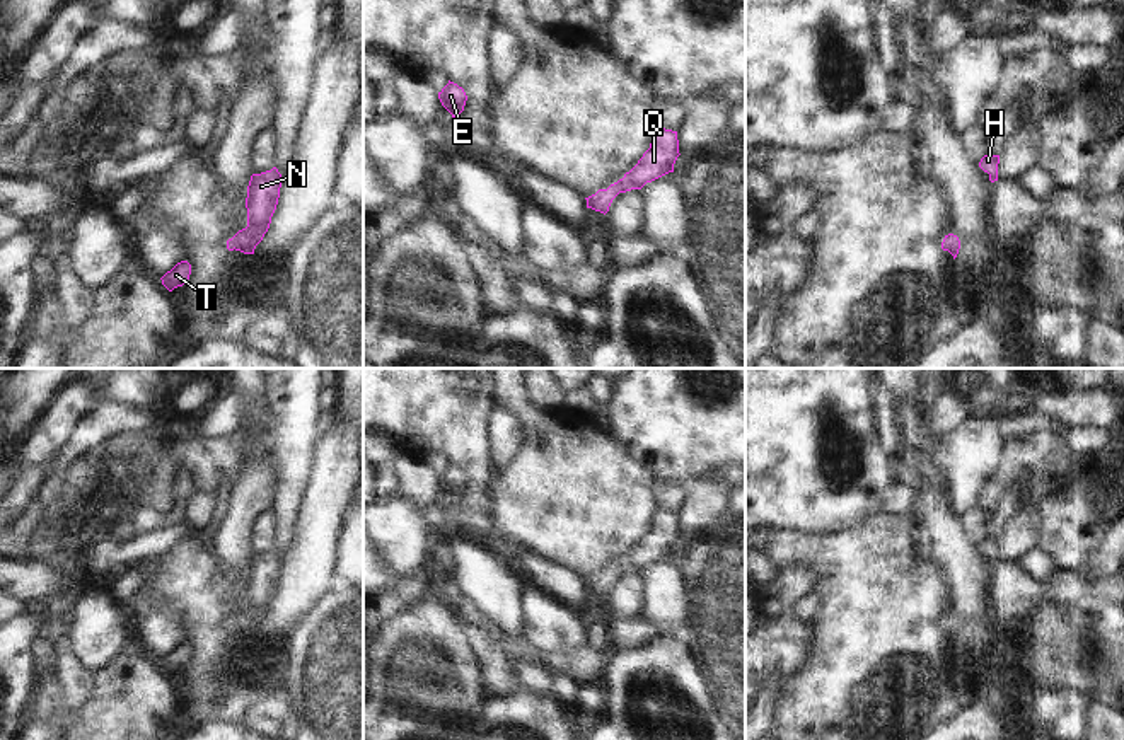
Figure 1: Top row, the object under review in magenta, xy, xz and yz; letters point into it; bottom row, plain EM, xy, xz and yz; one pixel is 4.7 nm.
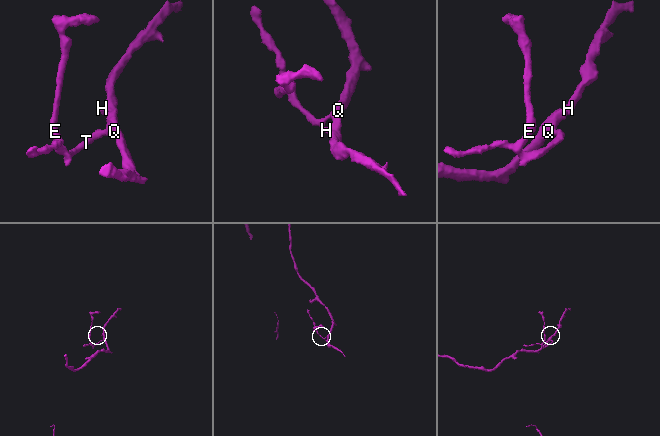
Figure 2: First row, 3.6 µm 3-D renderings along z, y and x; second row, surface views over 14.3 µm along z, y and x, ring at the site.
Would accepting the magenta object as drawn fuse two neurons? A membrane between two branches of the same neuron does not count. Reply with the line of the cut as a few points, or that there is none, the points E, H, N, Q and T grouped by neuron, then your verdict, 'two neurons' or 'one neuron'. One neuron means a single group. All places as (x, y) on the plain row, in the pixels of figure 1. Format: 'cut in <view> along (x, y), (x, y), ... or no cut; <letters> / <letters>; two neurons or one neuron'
no cut; E H N Q T; one neuron

